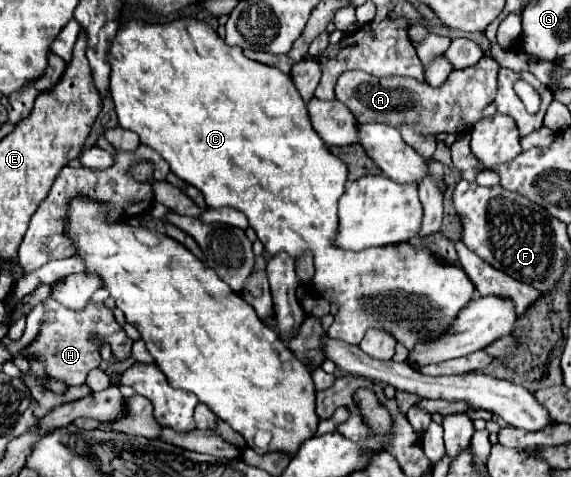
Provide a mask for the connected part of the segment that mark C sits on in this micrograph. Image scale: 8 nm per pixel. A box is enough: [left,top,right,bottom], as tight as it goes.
[108,19,476,351]

